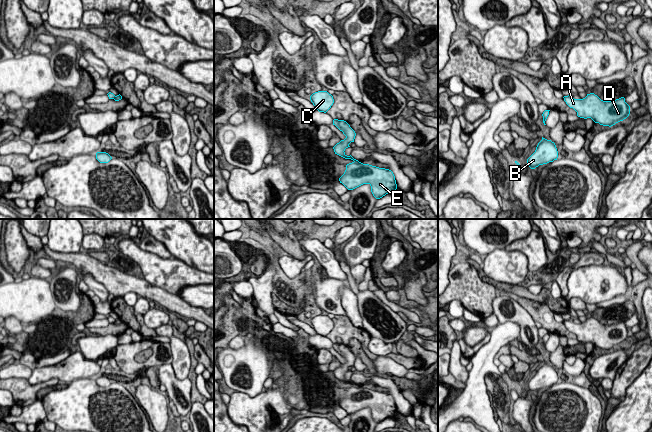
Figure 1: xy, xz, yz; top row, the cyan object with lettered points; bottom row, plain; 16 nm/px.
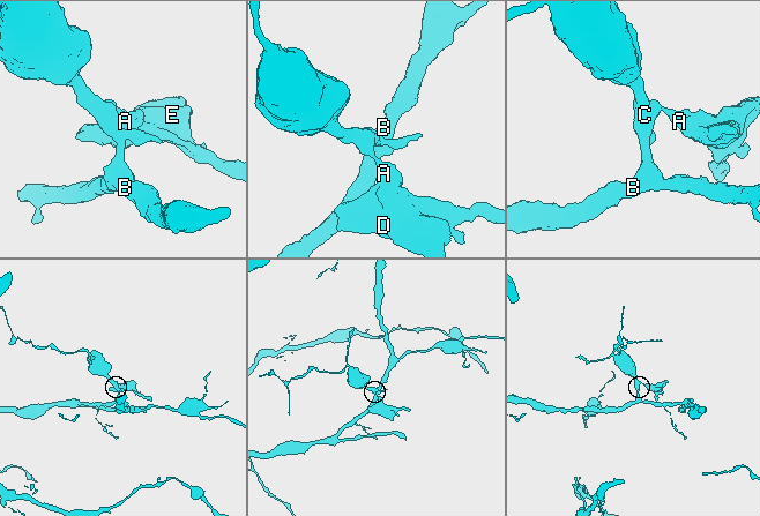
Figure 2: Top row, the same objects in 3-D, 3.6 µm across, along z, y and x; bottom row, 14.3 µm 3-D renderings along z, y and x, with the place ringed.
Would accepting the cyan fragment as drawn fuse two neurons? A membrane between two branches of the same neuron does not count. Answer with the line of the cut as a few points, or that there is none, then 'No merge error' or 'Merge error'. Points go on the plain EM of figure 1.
Split along xz (339, 344), (336, 350). Merge error

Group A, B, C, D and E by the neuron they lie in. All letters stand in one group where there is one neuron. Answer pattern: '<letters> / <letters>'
A D E / B C

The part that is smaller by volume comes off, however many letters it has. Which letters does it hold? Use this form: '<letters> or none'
A, D, E

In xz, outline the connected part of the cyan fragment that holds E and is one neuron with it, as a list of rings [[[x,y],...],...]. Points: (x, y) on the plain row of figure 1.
[[[339,344],[337,352],[343,356],[346,362],[333,371],[334,376],[345,383],[353,385],[346,389],[344,398],[339,402],[340,407],[348,414],[353,414],[363,408],[369,408],[376,423],[380,423],[388,417],[394,417],[397,408],[393,396],[389,393],[363,388],[351,379],[347,380],[344,375],[350,371],[351,366],[354,366],[356,357],[344,344]]]

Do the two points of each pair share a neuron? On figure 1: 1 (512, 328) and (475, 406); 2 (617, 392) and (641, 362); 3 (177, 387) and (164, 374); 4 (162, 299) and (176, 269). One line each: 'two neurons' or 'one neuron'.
1: one neuron
2: one neuron
3: one neuron
4: two neurons

